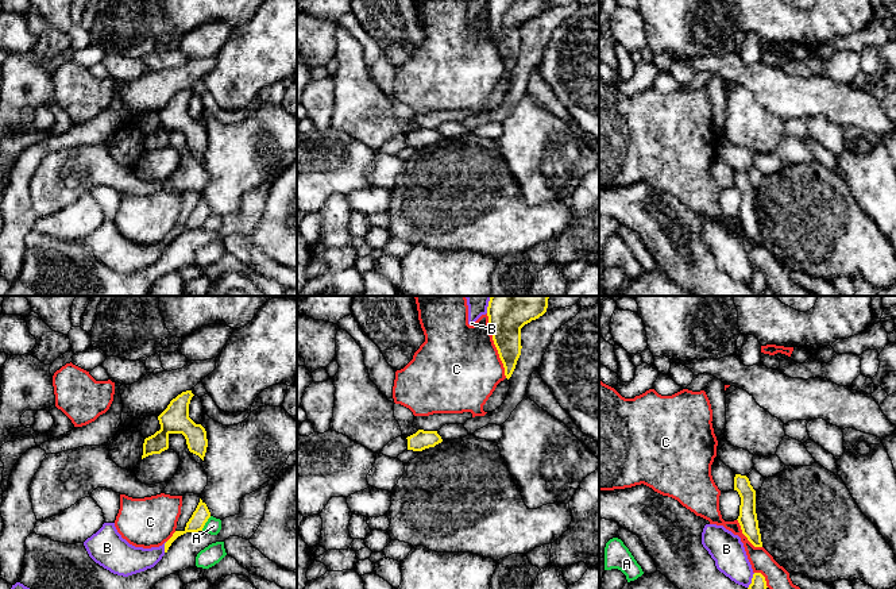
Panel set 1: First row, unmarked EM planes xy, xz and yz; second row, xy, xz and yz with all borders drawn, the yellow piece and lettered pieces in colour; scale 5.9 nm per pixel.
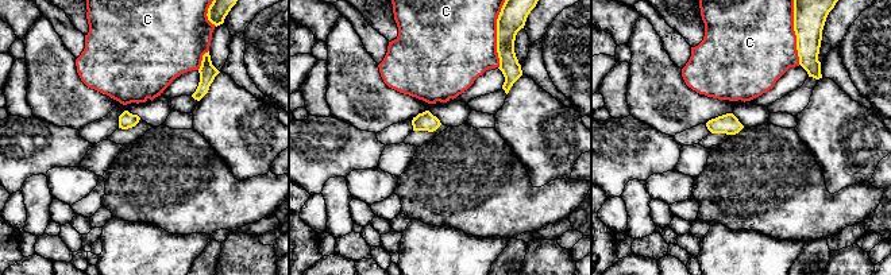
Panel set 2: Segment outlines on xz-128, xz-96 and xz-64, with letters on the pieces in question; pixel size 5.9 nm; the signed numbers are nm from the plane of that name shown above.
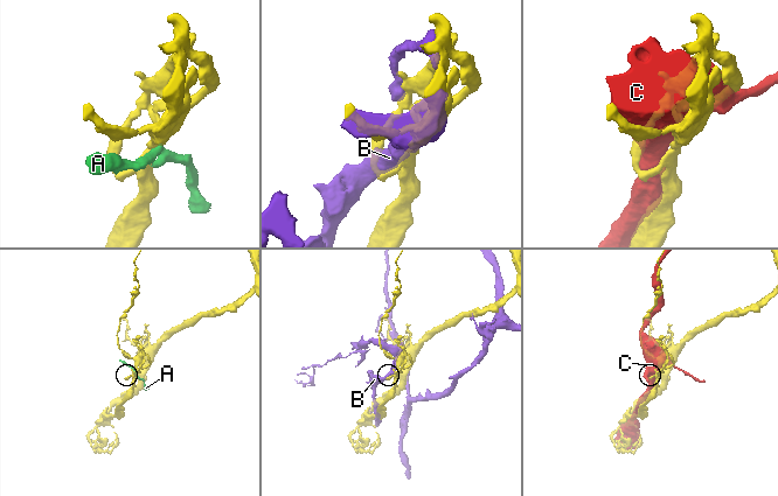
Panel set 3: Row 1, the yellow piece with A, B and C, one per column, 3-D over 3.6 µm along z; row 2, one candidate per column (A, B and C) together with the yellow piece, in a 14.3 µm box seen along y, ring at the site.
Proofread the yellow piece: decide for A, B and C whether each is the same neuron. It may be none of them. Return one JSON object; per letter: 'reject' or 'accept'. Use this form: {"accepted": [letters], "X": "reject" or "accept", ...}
{"accepted": [], "A": "reject", "B": "reject", "C": "reject"}

